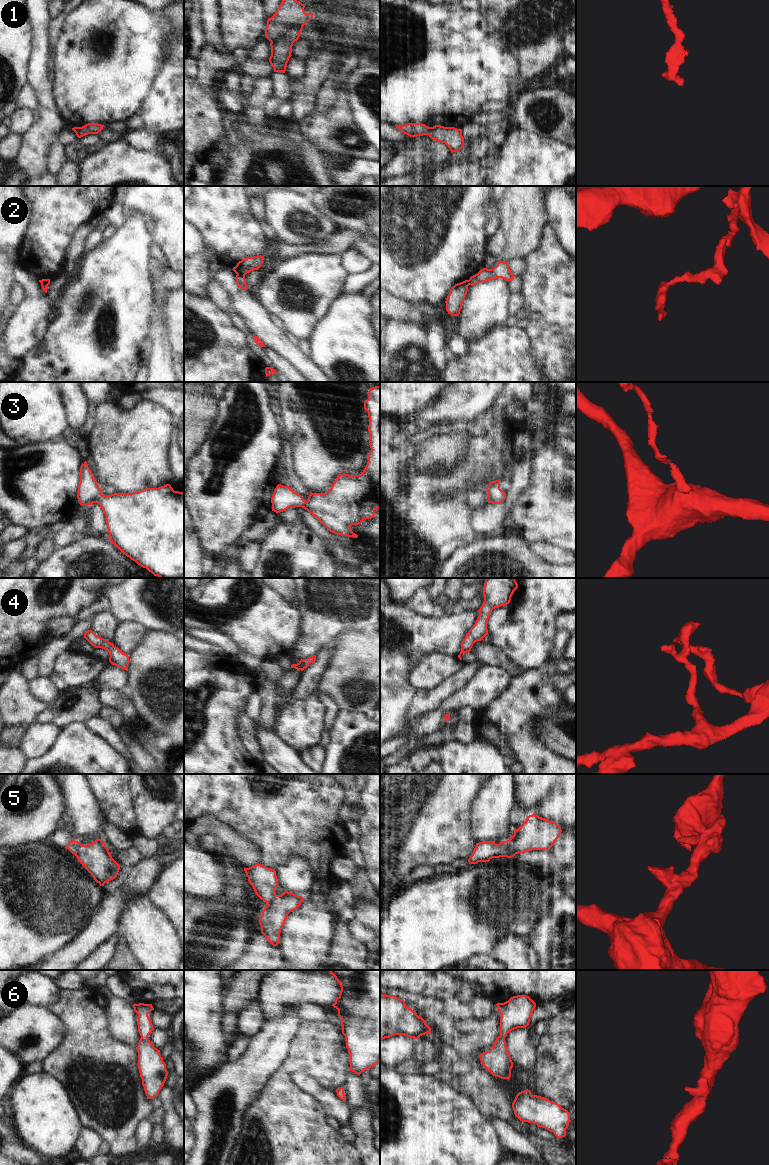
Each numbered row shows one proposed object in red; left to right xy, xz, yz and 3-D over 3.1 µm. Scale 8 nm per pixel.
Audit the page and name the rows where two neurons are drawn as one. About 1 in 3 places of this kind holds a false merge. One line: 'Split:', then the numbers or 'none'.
Split: 1, 2, 5.

